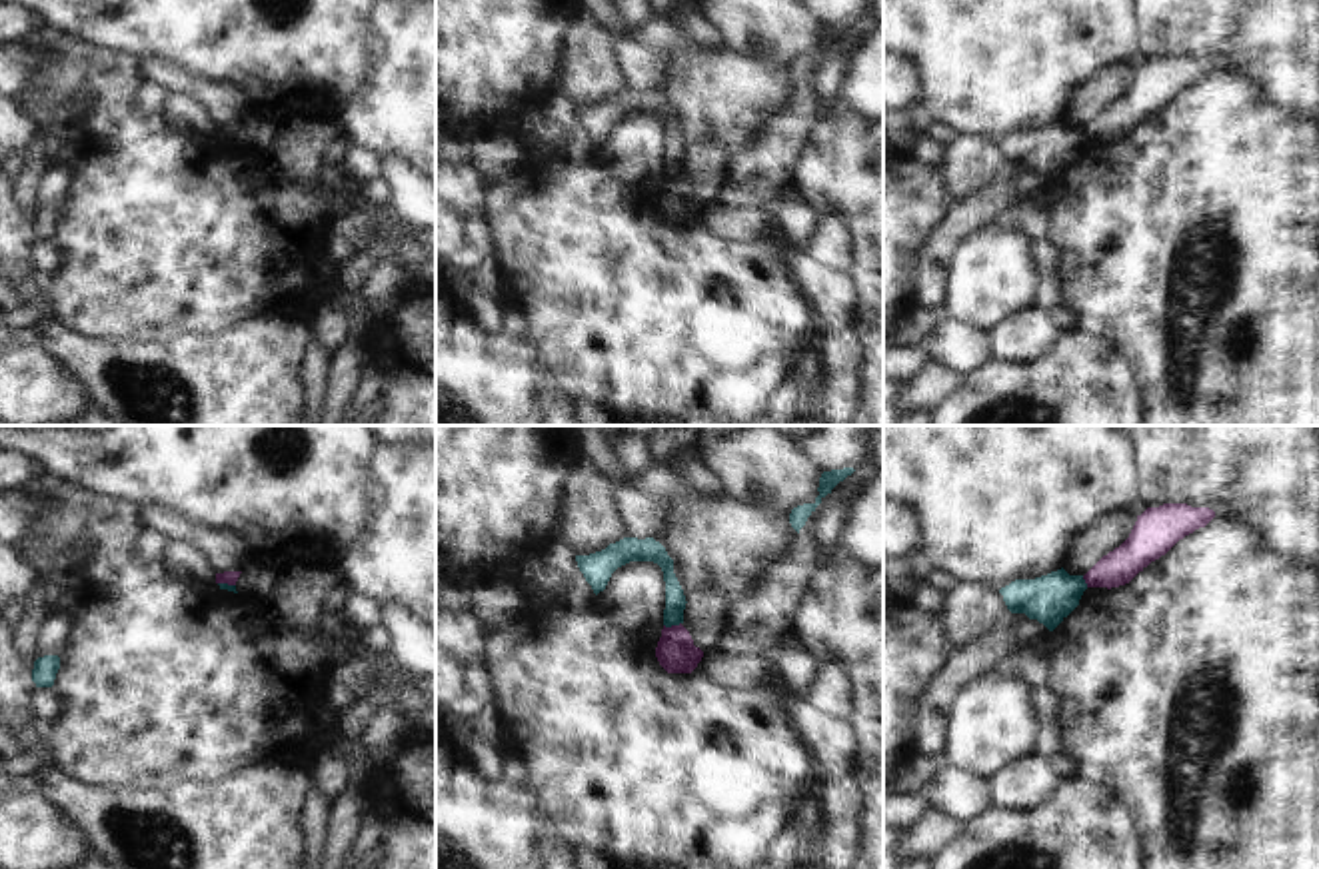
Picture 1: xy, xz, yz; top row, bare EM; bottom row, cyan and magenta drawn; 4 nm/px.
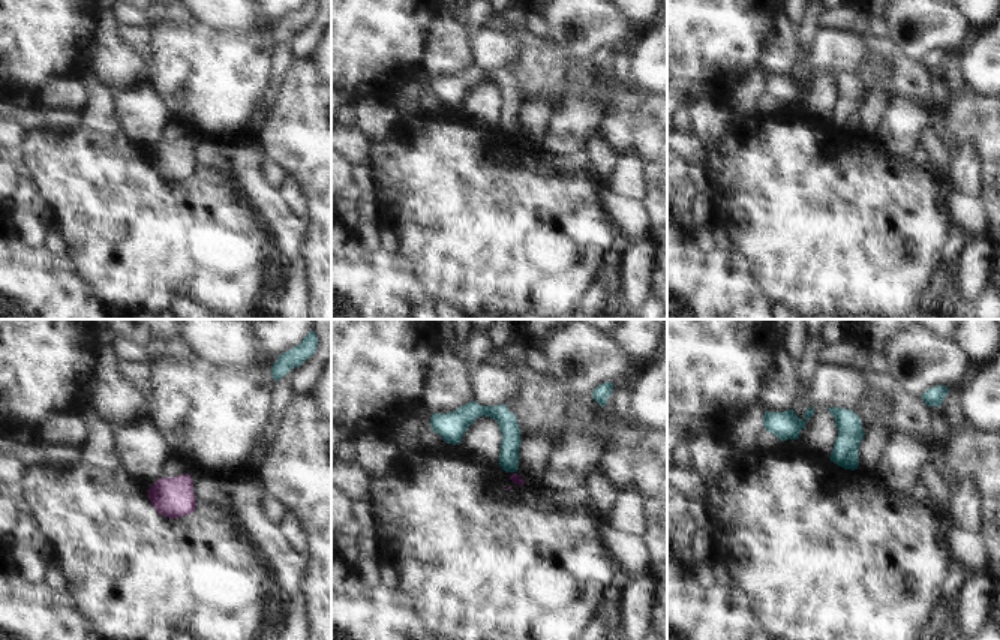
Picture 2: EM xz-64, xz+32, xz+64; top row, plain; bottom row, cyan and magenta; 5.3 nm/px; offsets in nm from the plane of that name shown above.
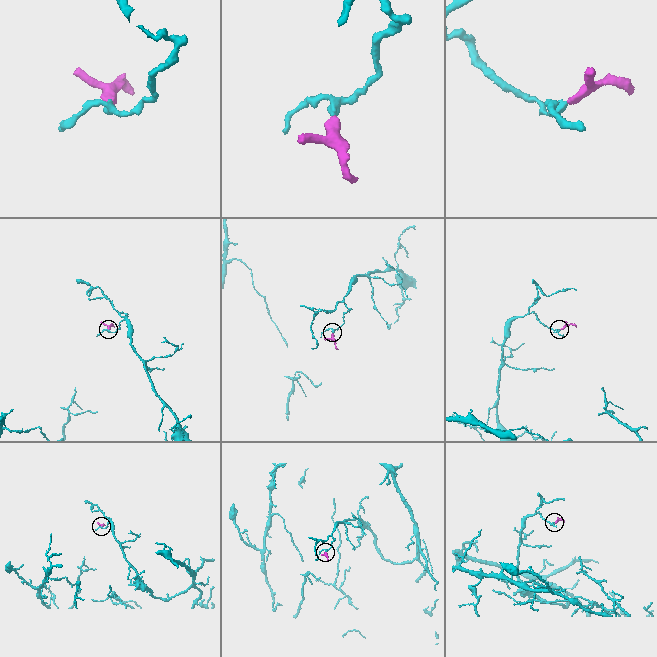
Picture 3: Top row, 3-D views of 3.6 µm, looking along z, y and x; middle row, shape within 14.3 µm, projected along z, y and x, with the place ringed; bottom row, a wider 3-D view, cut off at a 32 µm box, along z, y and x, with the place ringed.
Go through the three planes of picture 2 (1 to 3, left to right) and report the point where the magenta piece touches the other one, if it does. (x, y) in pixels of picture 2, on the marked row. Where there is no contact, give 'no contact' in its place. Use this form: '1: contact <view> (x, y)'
1: no contact
2: no contact
3: no contact

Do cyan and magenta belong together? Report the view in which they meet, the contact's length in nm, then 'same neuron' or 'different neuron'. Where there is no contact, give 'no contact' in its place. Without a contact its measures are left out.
meets cyan in xz; contact 70 nm long; different neuron

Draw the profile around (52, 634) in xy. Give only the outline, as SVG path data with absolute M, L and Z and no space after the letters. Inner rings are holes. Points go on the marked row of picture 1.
M52 613L42 621L36 633L36 659L44 655L60 655L62 647L68 641L70 617L66 613Z

